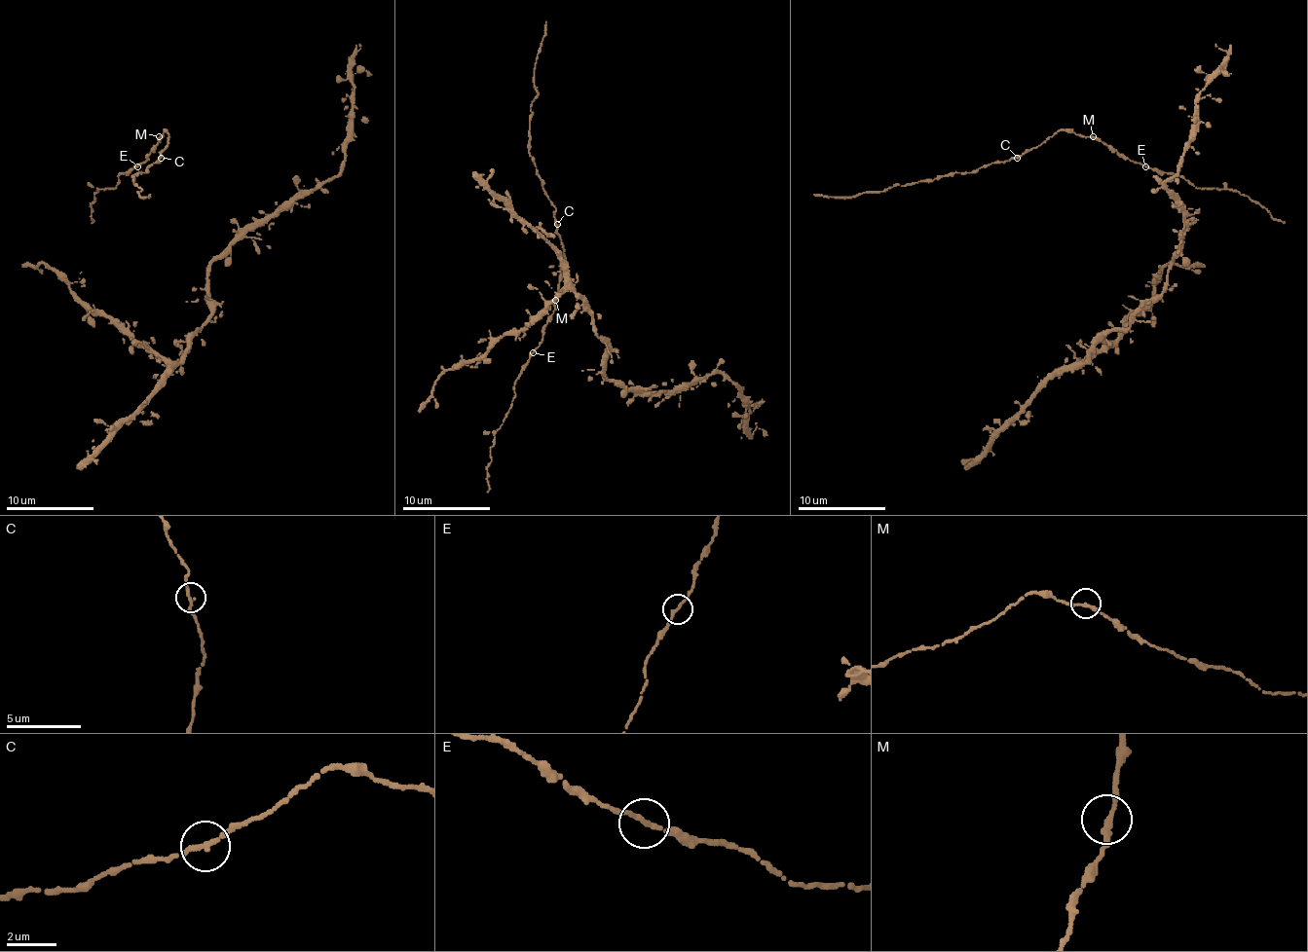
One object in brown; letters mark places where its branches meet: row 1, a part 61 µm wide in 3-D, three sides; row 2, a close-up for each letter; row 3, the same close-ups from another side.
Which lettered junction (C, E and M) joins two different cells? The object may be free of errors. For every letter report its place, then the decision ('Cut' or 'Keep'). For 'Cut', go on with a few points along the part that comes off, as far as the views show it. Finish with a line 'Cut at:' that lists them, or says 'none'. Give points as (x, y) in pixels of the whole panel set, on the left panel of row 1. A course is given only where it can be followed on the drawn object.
C: Place: (161, 158). Keep
E: Place: (137, 166). Keep
M: Place: (159, 136). Keep
Cut at: none

